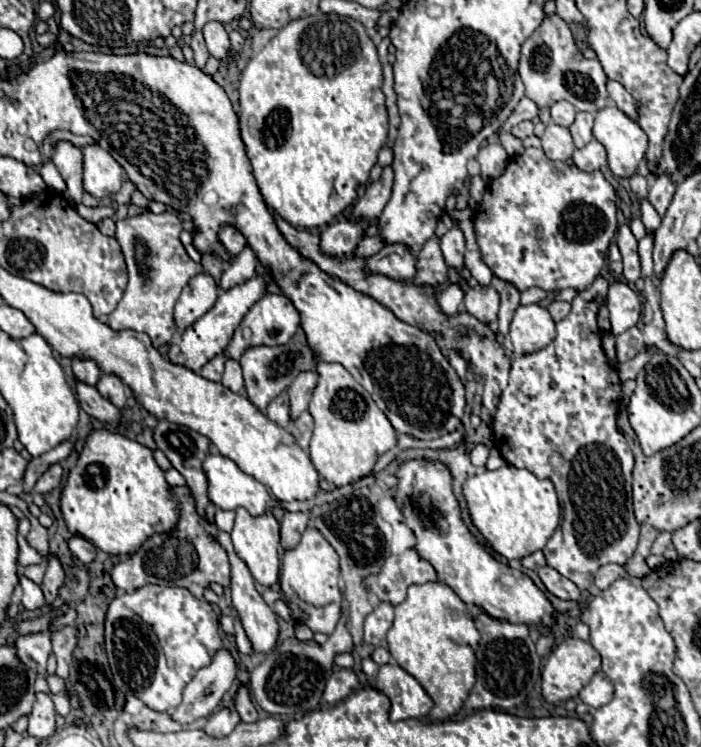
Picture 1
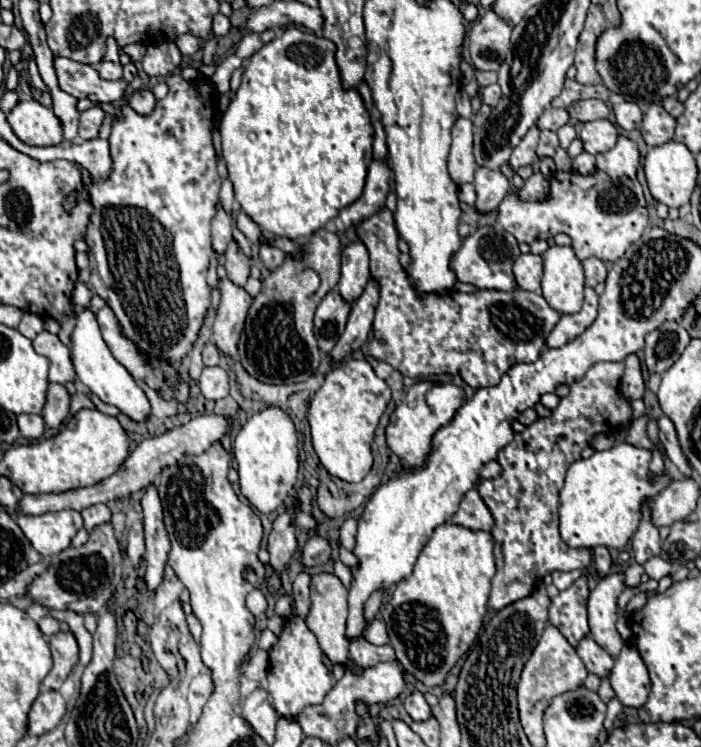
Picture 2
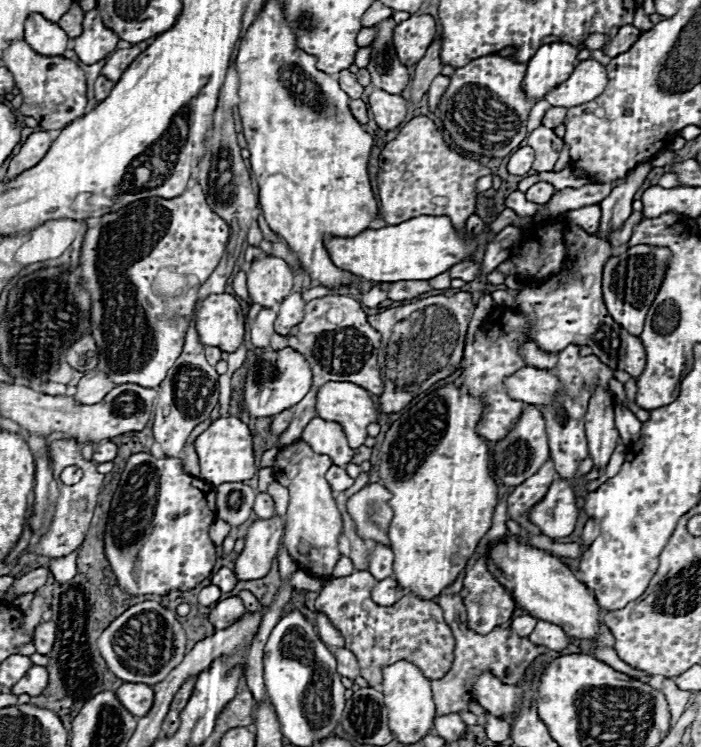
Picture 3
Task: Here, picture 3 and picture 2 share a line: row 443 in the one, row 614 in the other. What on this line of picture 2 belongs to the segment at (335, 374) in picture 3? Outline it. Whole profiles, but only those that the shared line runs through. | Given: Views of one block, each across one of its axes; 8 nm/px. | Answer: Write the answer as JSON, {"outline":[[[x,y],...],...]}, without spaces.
{"outline":[[[284,592],[284,594],[276,600],[276,614],[278,614],[278,616],[282,616],[284,620],[286,620],[286,618],[290,618],[290,616],[292,616],[292,602],[294,602],[292,594]]]}

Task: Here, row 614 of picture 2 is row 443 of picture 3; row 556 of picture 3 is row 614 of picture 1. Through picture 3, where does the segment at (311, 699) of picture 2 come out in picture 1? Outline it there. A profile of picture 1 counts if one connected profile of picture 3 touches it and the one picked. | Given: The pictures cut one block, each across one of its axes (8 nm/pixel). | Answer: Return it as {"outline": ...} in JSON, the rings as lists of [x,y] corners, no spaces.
{"outline":[[[308,526],[298,546],[294,546],[292,550],[286,550],[282,560],[280,586],[284,592],[284,600],[292,610],[292,618],[296,622],[310,624],[316,632],[322,630],[330,634],[340,618],[342,594],[338,586],[338,578],[340,578],[340,566],[338,566],[336,550],[314,526]]]}

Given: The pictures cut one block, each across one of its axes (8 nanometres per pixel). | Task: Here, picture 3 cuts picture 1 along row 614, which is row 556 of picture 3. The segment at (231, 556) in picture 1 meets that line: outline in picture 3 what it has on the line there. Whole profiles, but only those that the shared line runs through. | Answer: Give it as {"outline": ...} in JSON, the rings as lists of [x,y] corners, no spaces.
{"outline":[[[274,516],[268,520],[256,520],[246,532],[246,544],[236,558],[234,574],[240,580],[264,578],[276,558],[284,534],[284,518]]]}

